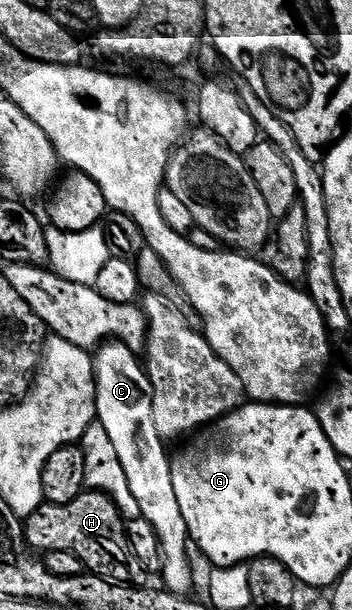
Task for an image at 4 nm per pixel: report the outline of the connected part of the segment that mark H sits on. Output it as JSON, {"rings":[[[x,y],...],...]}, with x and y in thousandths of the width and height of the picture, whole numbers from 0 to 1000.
{"rings":[[[244,803],[188,826],[119,825],[116,831],[99,834],[85,846],[68,848],[65,877],[74,893],[94,902],[108,898],[108,907],[199,905],[213,908],[213,915],[230,918],[233,926],[261,943],[287,944],[295,951],[318,951],[338,957],[389,961],[403,956],[406,934],[366,898],[366,884],[355,880],[355,862],[358,854],[321,813],[301,811],[295,807]]]}

